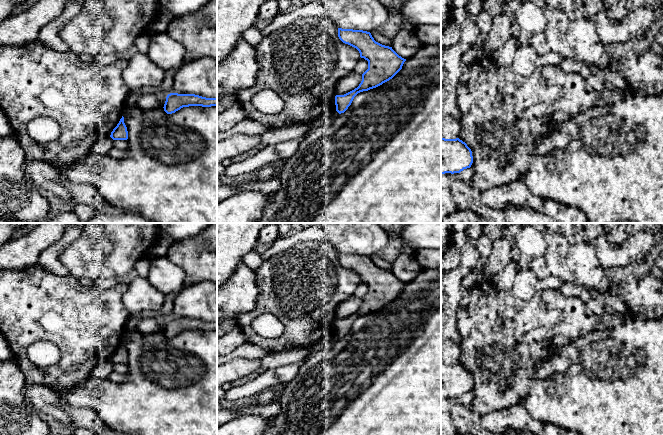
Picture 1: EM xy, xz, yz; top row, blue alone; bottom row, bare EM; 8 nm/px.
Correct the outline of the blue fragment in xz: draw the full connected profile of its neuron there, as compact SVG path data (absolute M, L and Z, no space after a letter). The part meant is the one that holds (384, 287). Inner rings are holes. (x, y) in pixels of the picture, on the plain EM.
M338 252L338 261L343 267L356 272L360 281L368 285L368 293L362 298L359 310L344 319L335 320L336 335L341 338L348 333L358 317L392 303L402 293L406 283L399 280L392 271L376 266L367 255Z

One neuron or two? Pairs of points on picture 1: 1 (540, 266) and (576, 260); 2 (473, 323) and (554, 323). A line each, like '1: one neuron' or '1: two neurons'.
1: two neurons
2: one neuron

